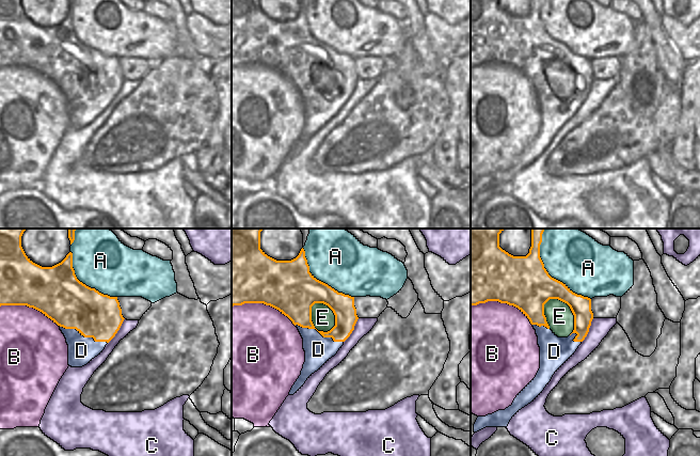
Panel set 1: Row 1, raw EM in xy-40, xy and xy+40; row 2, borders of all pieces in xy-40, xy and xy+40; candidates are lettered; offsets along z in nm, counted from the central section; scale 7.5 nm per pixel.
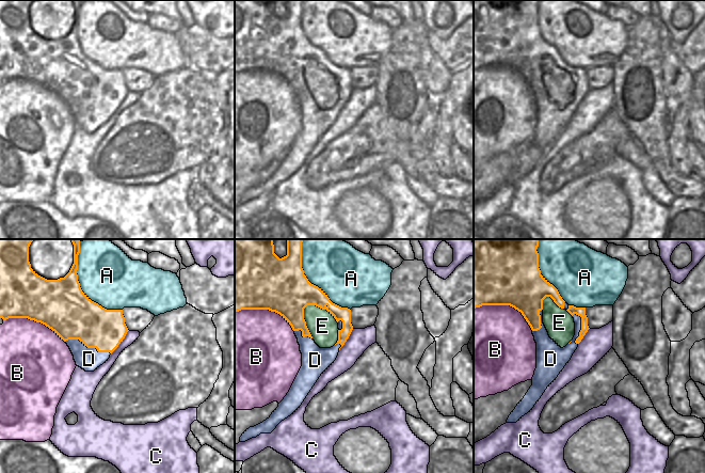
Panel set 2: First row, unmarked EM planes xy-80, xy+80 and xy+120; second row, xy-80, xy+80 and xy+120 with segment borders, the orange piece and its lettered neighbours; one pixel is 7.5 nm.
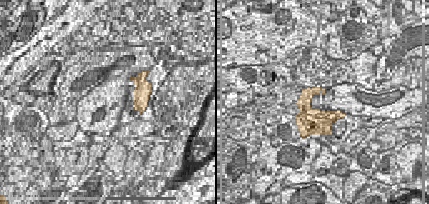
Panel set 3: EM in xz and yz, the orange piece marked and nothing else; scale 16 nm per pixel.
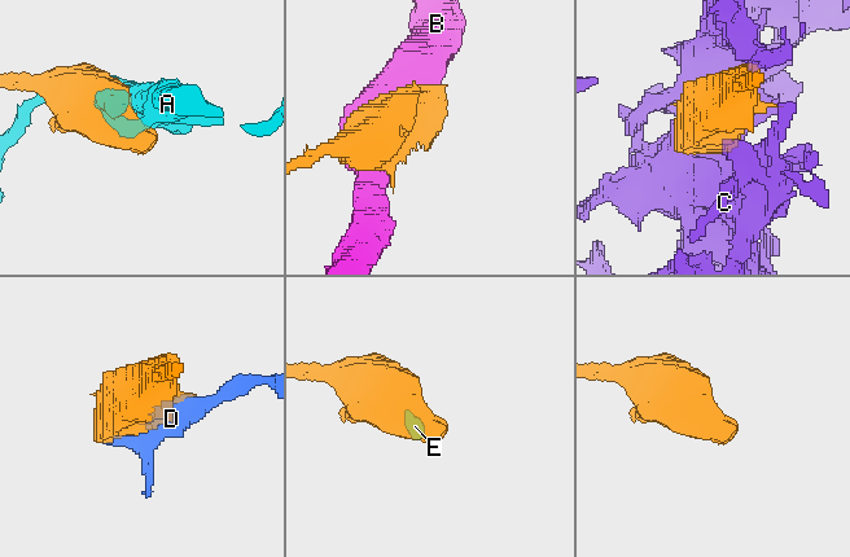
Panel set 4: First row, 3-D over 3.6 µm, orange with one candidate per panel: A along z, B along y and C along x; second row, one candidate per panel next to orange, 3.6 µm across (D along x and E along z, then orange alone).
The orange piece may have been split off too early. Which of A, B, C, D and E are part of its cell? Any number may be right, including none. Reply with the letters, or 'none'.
E.

